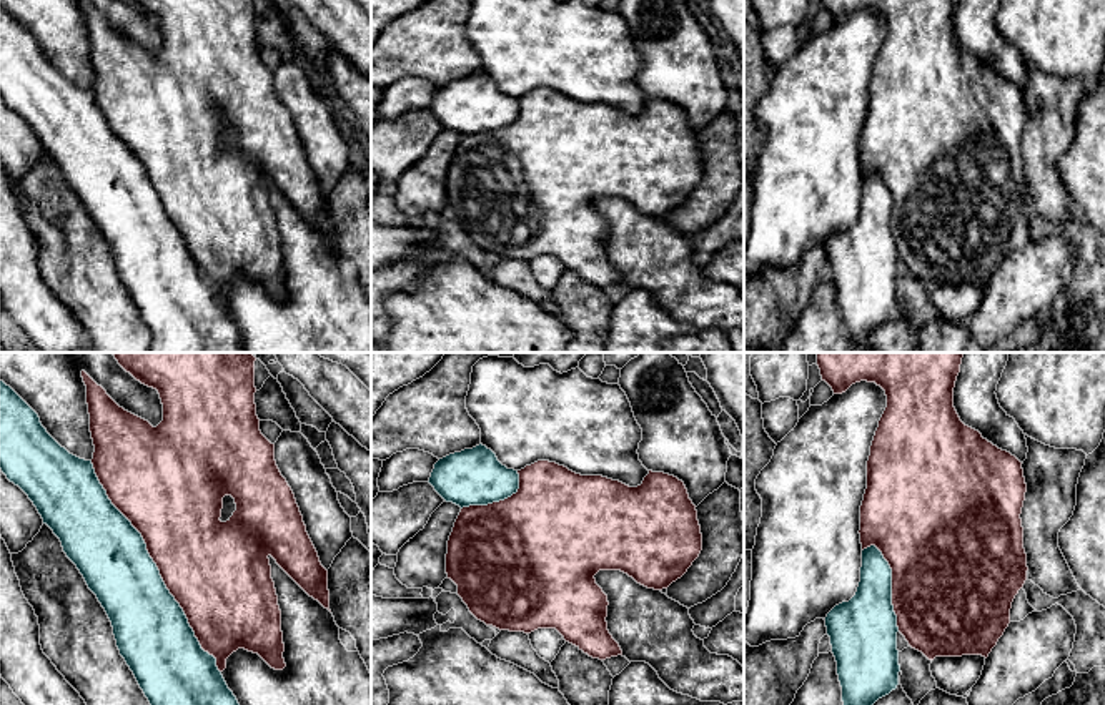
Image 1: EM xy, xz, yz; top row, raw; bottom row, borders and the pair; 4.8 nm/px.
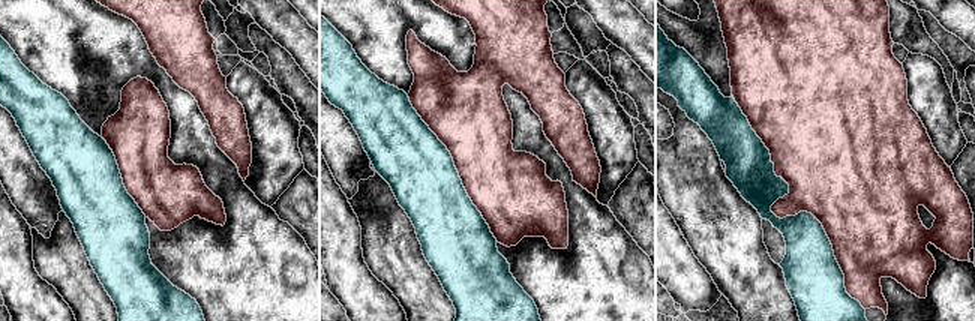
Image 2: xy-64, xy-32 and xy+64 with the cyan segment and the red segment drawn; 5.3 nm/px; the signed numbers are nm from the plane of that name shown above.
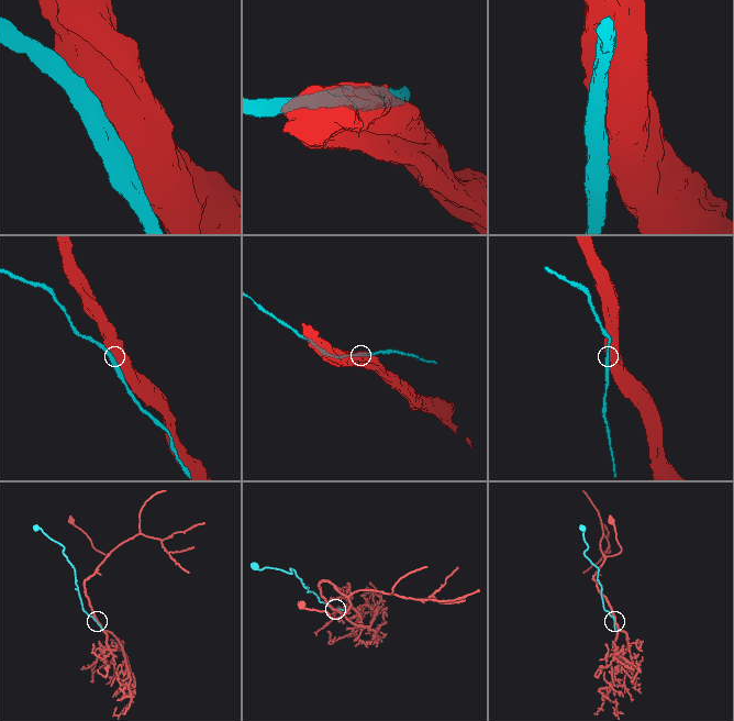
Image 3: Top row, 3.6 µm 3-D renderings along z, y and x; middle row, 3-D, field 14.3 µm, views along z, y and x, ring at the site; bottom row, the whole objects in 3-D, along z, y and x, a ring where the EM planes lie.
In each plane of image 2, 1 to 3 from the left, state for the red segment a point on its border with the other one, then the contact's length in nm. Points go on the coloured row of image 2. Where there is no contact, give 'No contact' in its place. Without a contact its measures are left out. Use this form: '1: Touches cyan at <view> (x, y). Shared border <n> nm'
1: Touches cyan at xy-64 (120, 177). Shared border 500 nm
2: Touches cyan at xy-32 (455, 168). Shared border 900 nm
3: Touches cyan at xy+64 (779, 218). Shared border 1350 nm

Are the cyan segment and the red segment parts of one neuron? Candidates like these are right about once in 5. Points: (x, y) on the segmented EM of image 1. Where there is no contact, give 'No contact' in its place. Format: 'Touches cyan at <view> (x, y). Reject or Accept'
Touches cyan at xy (157, 567). Reject

